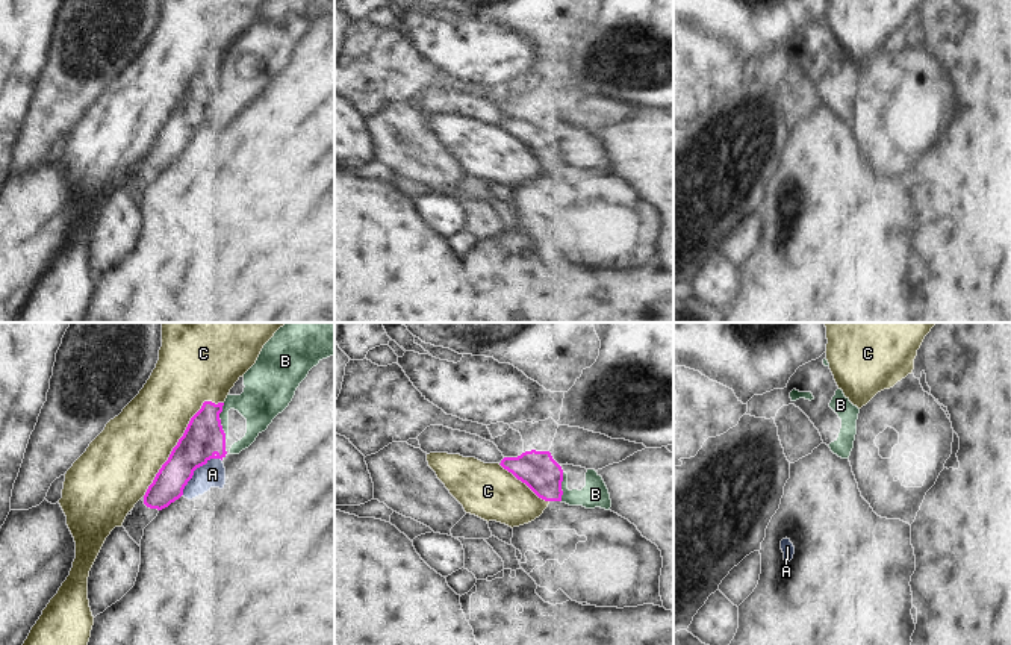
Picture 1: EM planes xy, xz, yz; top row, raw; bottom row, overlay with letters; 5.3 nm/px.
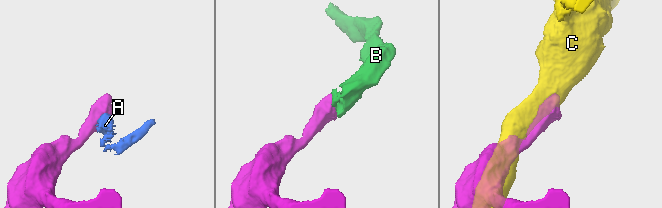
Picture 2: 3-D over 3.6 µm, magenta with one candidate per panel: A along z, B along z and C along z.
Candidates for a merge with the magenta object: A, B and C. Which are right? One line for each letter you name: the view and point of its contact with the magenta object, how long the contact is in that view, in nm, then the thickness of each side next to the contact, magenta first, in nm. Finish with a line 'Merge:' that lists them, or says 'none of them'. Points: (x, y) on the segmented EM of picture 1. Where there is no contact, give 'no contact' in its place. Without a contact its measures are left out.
B: meets magenta in xy at (220, 423); contact 200 nm long; 220 nm thick on the magenta side, 220 nm on the other
Merge: B

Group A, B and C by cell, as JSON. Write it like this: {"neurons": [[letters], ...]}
{"neurons": [["A"], ["B"], ["C"]]}

